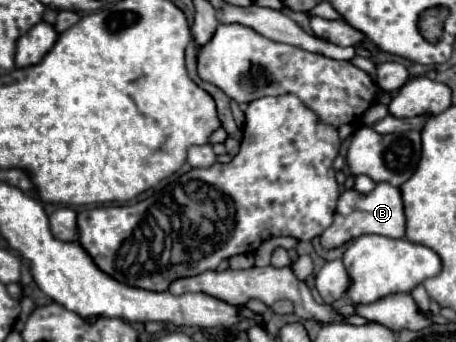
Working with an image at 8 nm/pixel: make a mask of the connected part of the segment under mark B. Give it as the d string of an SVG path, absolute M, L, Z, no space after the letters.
M381 182L375 190L367 196L357 194L355 190L347 190L341 194L337 202L335 222L321 234L323 248L337 248L361 234L385 234L389 238L403 238L405 236L405 214L403 214L403 200L401 190Z

